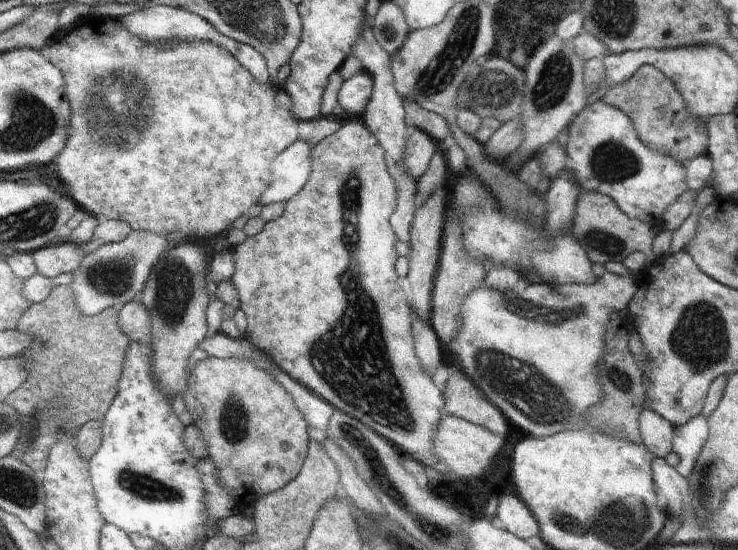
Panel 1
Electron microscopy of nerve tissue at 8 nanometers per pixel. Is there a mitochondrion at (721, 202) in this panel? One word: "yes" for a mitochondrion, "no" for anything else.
no

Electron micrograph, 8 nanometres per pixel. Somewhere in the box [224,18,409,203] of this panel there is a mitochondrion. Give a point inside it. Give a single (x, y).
(389, 33)

